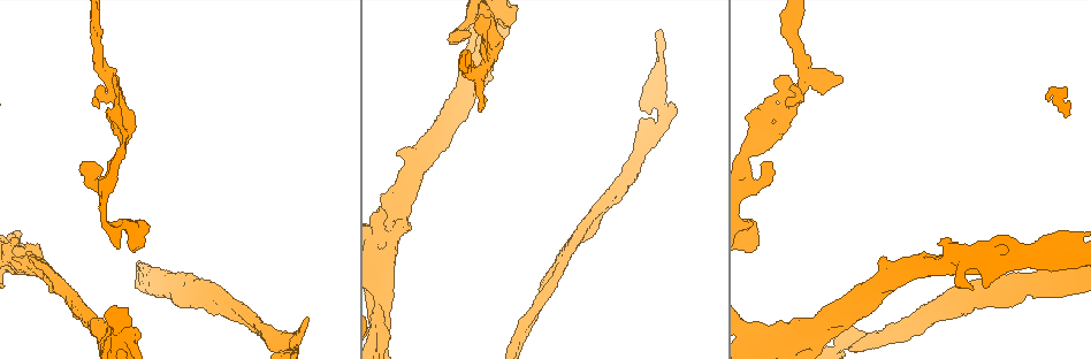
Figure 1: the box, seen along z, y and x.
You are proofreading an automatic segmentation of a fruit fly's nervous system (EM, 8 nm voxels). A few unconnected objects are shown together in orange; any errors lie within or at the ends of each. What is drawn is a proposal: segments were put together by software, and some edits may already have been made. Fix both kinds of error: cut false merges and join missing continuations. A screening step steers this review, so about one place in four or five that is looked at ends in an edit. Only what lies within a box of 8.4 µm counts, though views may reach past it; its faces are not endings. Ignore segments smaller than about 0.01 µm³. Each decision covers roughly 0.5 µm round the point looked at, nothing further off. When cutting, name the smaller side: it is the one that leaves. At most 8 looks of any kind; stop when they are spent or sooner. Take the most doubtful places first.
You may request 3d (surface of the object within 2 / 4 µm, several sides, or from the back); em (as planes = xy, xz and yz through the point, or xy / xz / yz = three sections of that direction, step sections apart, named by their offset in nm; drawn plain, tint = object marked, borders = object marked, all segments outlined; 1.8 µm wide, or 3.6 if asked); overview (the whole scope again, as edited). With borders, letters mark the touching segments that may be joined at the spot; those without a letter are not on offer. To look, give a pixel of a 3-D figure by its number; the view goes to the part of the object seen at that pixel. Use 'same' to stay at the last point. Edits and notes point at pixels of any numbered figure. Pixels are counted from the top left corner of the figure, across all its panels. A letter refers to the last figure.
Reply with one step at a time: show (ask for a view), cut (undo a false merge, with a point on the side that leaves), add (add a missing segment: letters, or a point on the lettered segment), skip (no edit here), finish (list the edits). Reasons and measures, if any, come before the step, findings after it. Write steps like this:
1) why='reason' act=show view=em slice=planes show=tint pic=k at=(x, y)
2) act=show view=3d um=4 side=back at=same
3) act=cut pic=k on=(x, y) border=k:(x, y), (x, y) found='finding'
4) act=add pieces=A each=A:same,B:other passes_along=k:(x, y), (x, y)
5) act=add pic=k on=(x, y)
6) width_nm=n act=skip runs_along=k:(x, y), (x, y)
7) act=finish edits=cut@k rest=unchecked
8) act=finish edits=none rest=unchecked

why='sharp bend' act=show view=em slice=planes show=tint pic=1 at=(378, 259)

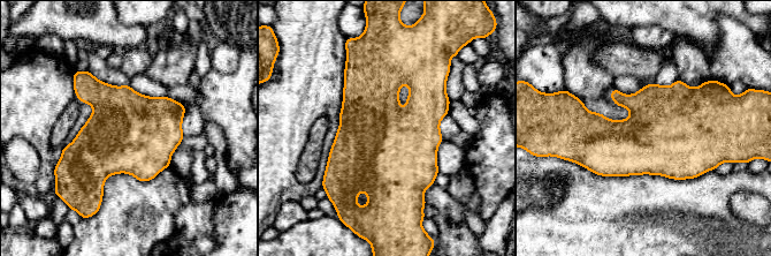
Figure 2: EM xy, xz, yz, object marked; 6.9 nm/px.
why='what lies round it' act=show view=em slice=planes show=borders at=same

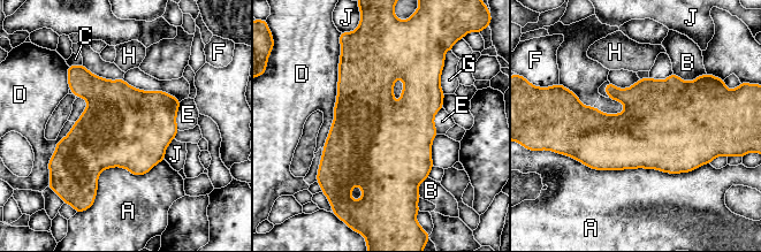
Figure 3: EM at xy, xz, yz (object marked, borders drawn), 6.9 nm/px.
act=skip each=A:other,B:other,C:other,D:other,E:other,F:other,G:other,H:other,J:other border=3:(341, 54), (334, 120), (322, 151) found='one cell here'

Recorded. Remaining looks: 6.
why='branch stops here' act=show view=em slice=xz step=8 show=tint pic=1 at=(675, 111)

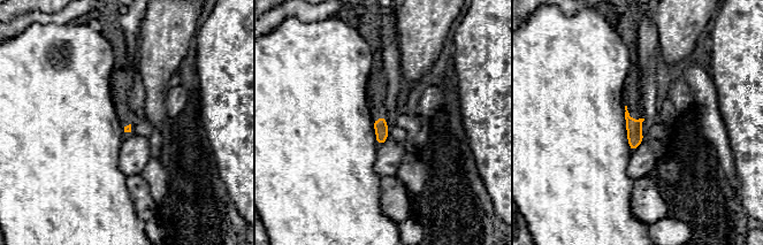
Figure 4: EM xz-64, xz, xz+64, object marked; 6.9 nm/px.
why='another direction' act=show view=em slice=planes show=borders at=same

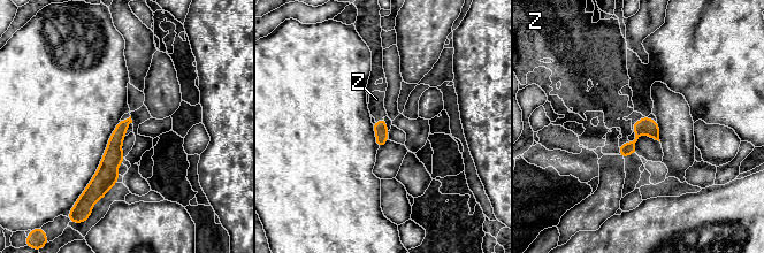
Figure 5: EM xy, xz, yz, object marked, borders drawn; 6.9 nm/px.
act=add pieces=Z each=Z:same found='the cell continues'

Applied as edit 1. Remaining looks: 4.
why='an open end' act=show view=3d um=4 pic=1 at=(842, 81)

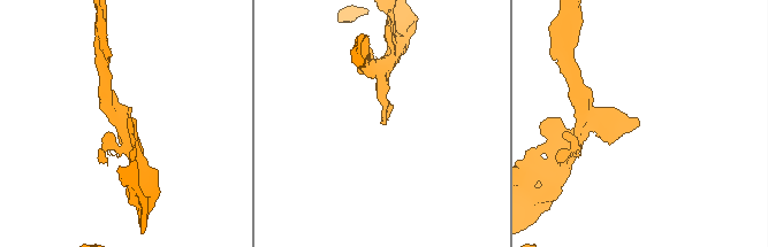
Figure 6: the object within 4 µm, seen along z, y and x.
why='shape alone is not enough' act=show view=em slice=planes show=plain pic=6 at=(638, 124)

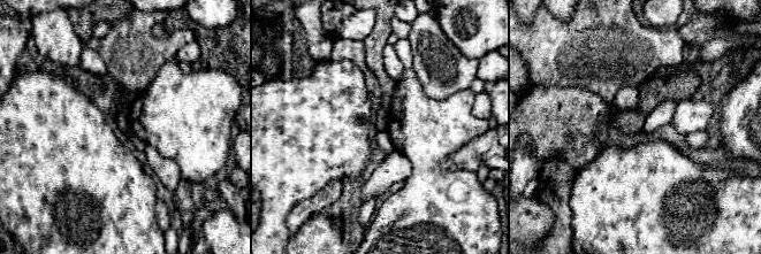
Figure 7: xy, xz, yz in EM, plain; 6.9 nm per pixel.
why='what lies round it' act=show view=em slice=planes show=borders at=same

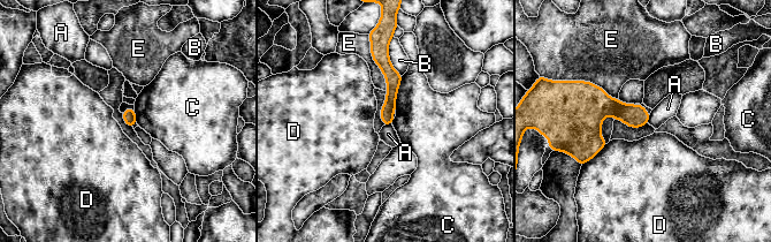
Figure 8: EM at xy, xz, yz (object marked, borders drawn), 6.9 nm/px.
longest_contact=E:360nm act=skip each=A:other,B:other,C:other,D:other,E:other runs_along=8:(380, 51), (391, 75), (389, 121) found='none of them fits'

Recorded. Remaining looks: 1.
act=finish edits=add@5 rest=unchecked

